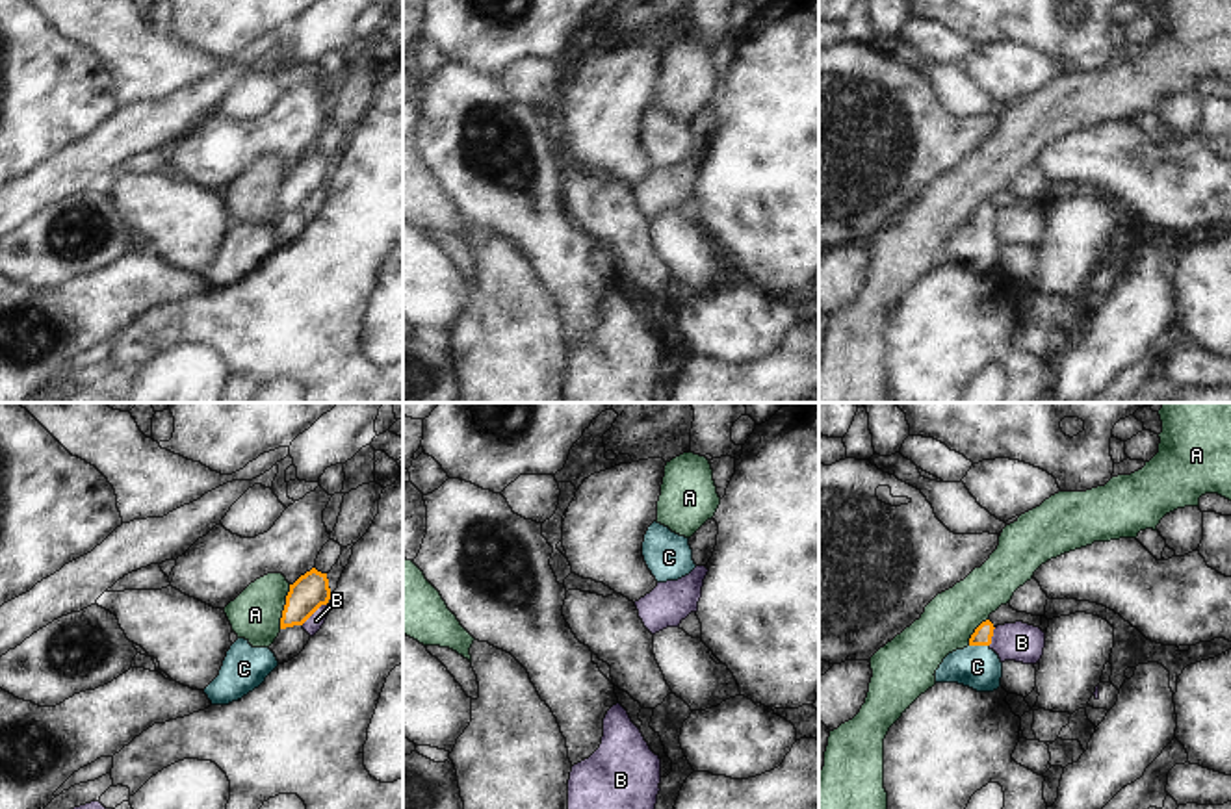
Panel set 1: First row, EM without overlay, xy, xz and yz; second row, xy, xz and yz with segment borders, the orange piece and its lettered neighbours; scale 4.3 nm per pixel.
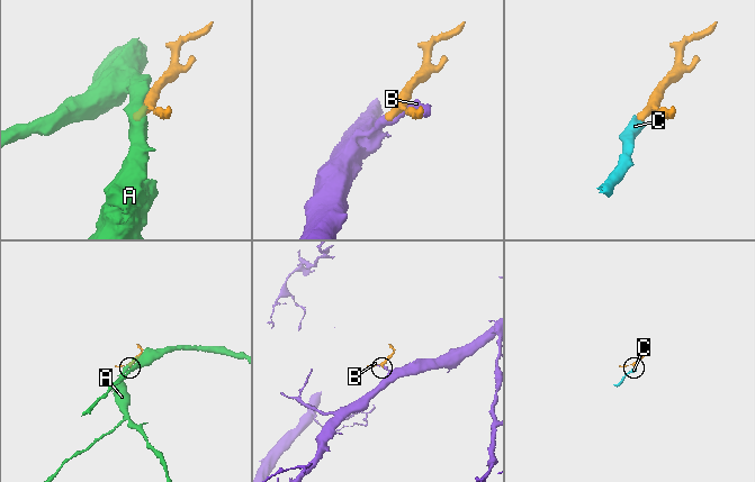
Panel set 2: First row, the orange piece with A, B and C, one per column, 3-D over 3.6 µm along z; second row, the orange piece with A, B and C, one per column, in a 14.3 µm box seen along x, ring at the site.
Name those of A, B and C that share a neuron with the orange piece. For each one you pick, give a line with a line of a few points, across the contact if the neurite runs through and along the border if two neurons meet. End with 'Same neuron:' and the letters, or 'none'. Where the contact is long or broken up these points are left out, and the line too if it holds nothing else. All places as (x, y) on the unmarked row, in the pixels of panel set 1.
C: line yz (983, 219), (979, 229), (977, 251)
Same neuron: C

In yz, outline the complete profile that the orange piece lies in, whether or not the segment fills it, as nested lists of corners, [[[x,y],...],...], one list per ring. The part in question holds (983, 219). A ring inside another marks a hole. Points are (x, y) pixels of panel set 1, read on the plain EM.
[[[982,206],[969,223],[969,230],[949,238],[936,254],[936,267],[958,267],[977,276],[993,276],[1001,271],[1003,247],[990,232],[993,208]]]

